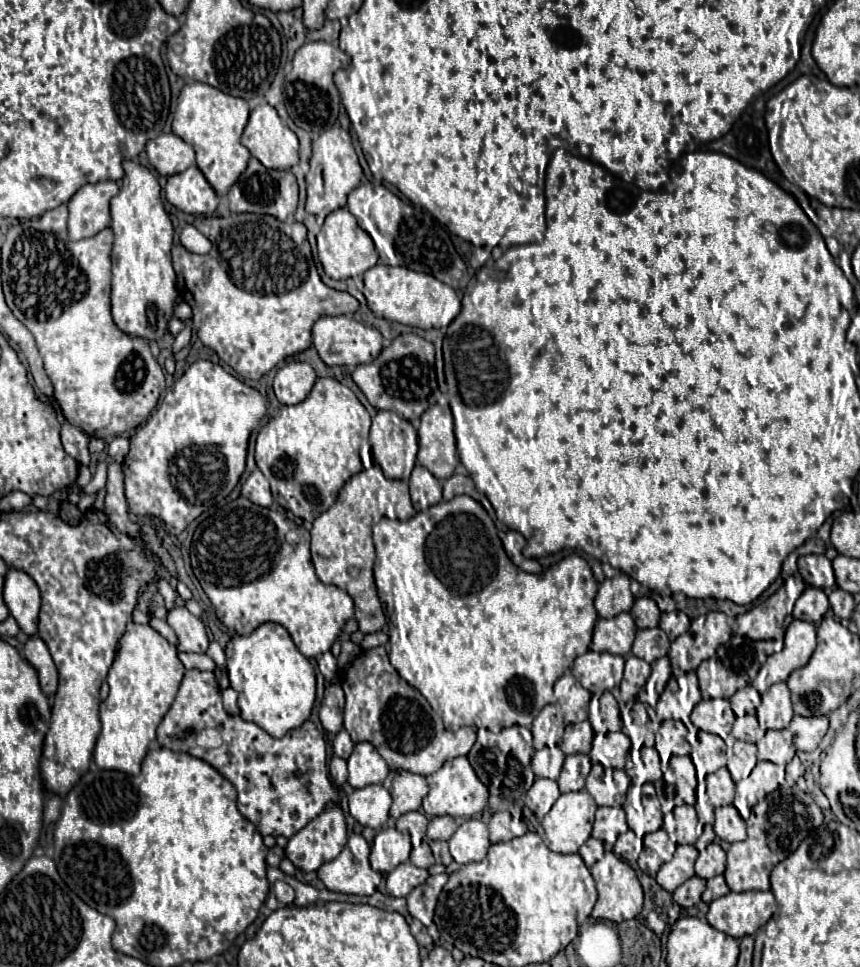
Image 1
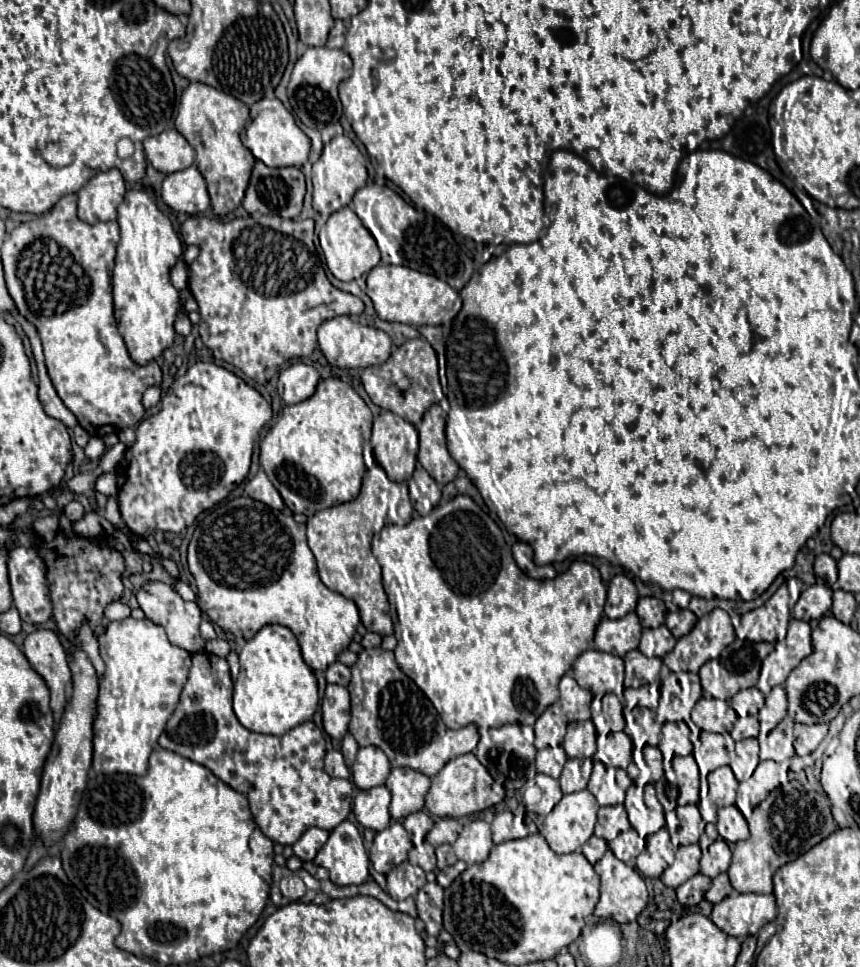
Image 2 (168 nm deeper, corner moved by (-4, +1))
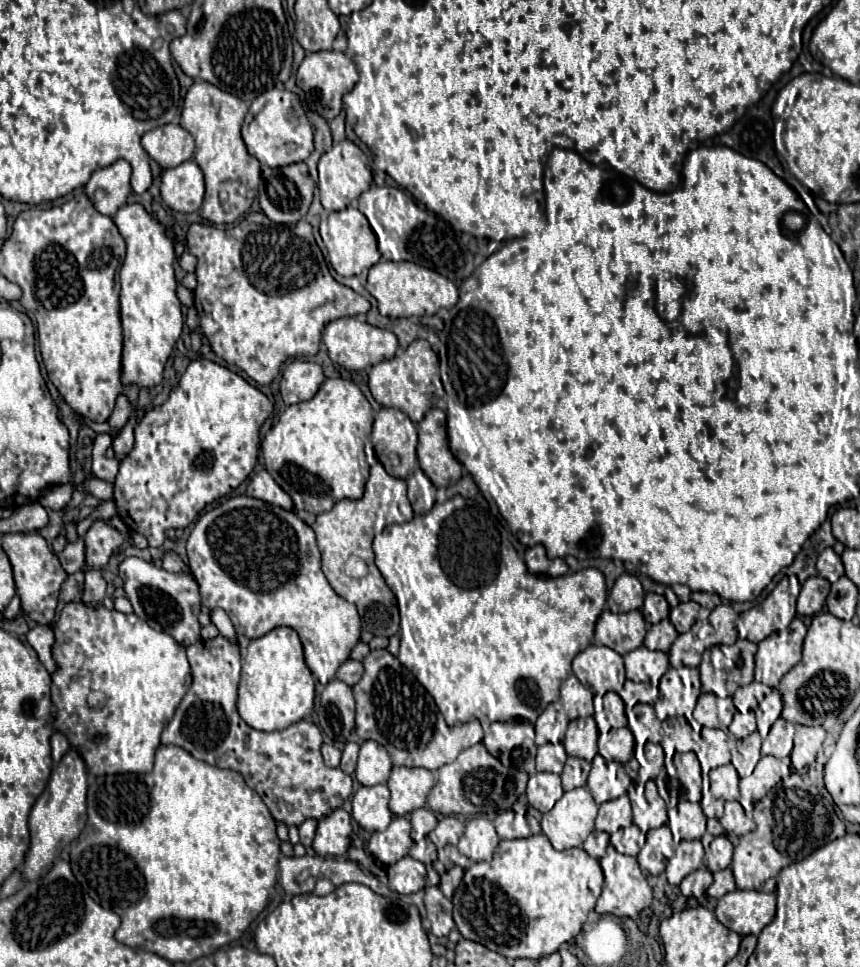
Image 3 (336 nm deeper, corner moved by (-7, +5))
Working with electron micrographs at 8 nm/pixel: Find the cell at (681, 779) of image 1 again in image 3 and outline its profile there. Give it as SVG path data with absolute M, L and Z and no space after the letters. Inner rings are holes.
M690 751L685 756L680 756L664 764L670 778L676 778L682 788L686 789L685 797L690 802L700 802L702 776L701 767L696 753Z

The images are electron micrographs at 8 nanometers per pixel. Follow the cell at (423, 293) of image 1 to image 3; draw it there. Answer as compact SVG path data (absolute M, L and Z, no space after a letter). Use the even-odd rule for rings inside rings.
M378 262L370 268L366 290L378 300L378 310L388 318L432 316L438 310L454 308L458 304L458 288L438 272L418 266L414 262Z

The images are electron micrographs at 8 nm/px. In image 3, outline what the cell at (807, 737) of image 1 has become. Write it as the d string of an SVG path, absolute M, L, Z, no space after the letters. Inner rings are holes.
M796 726L794 736L794 750L792 750L792 764L806 766L816 760L818 750L824 742L824 728L822 726Z

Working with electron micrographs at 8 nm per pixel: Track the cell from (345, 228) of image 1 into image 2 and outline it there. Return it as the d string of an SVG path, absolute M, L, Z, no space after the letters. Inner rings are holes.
M349 206L333 212L325 224L325 232L327 232L327 240L329 240L329 254L325 254L327 258L327 268L331 270L331 274L343 282L351 282L361 278L363 274L367 274L371 268L375 268L379 264L379 250L377 244L373 242L373 236L369 234L369 230L365 230L365 226L361 224L361 220L357 218L357 214L353 214L353 210Z

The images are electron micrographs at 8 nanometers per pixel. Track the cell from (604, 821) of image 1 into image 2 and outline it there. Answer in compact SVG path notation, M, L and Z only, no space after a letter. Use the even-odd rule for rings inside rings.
M623 804L599 808L599 816L597 816L597 824L595 824L595 836L605 838L609 842L617 834L627 832L629 828L631 826L629 826L627 812L625 812L625 806Z

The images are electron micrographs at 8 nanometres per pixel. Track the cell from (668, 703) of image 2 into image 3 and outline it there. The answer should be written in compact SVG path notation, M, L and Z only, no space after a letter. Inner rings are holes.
M673 668L664 674L659 683L660 699L653 705L660 721L669 717L682 716L696 706L701 694L698 668Z

